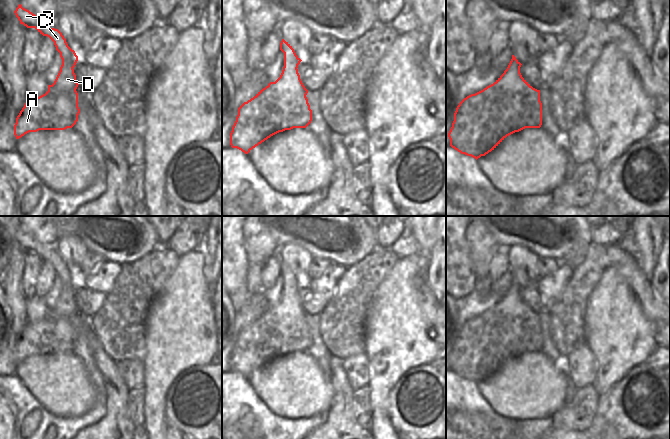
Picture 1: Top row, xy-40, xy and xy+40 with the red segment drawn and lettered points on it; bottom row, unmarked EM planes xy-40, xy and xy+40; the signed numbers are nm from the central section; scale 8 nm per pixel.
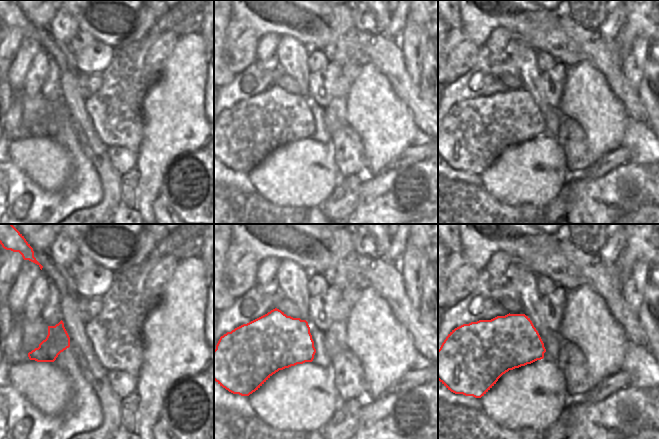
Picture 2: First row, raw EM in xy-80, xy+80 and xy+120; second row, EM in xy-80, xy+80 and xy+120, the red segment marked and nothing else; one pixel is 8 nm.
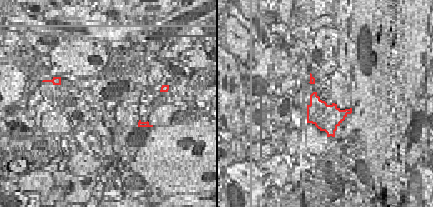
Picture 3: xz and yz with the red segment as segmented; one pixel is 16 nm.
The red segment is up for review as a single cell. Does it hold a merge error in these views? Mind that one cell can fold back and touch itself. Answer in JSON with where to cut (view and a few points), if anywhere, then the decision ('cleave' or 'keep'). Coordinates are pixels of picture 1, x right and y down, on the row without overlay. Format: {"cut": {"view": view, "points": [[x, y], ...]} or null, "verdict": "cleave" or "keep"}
{"cut": {"view": "xy", "points": [[296, 292], [283, 294]]}, "verdict": "cleave"}

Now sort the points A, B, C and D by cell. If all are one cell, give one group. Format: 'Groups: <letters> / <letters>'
Groups: A D / B C

